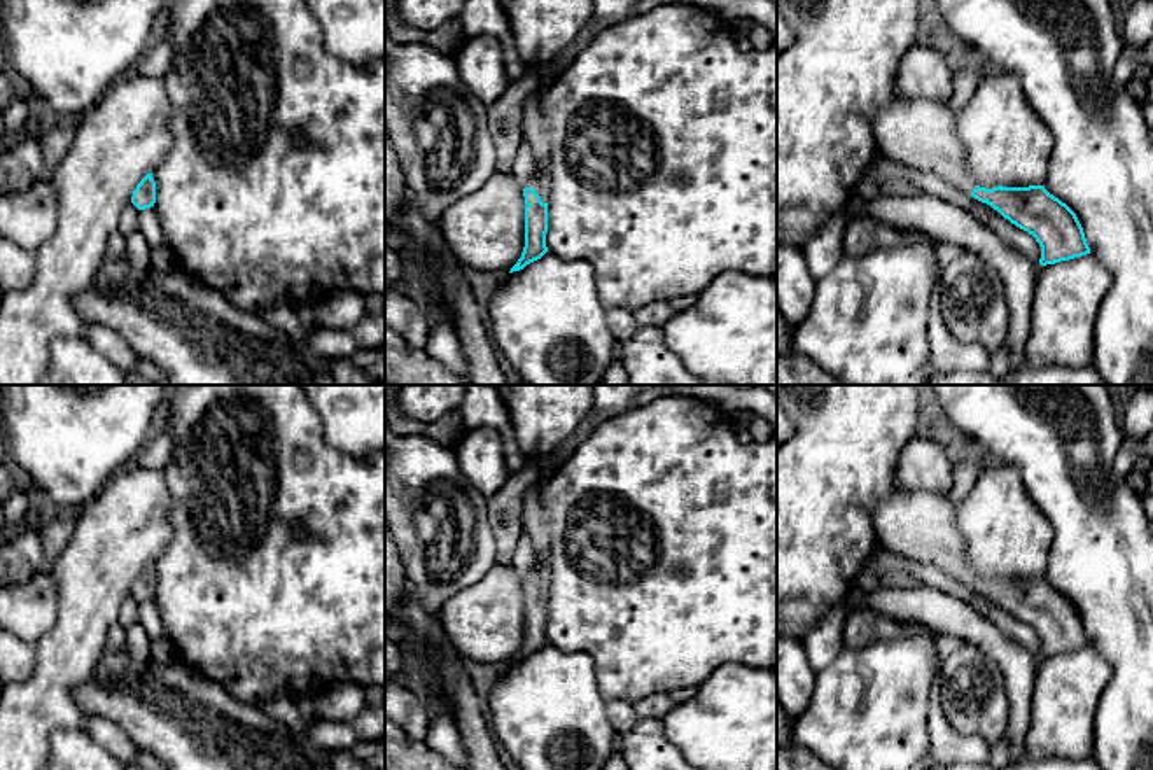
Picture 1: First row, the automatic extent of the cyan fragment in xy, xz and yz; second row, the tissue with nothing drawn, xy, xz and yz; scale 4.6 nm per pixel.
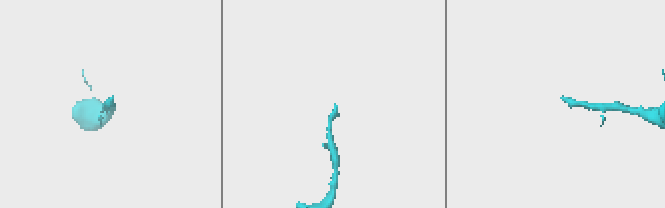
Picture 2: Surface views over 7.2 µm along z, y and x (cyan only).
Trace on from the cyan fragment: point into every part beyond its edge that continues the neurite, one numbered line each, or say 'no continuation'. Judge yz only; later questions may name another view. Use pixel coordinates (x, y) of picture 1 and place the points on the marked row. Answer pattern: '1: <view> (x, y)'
1: yz (921, 133)

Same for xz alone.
1: xz (538, 182)

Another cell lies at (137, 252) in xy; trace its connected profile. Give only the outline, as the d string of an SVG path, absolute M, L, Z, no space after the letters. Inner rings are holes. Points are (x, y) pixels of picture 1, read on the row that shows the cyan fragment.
M138 229L126 236L124 257L131 266L143 271L152 271L150 247Z

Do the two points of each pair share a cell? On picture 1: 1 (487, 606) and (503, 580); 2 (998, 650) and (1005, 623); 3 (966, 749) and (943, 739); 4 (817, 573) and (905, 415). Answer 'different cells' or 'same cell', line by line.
1: same cell
2: different cells
3: same cell
4: same cell

